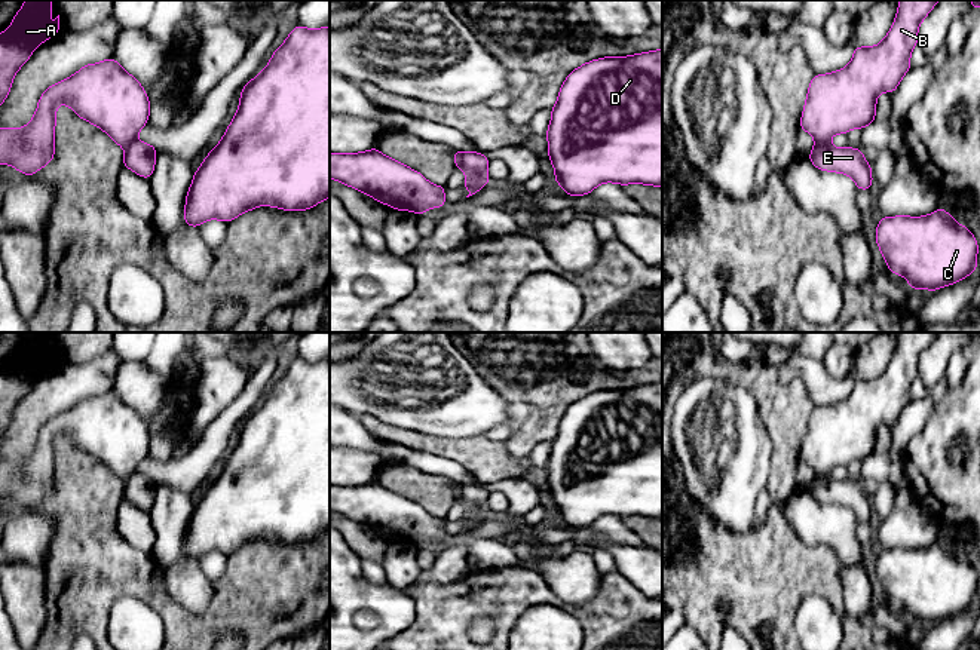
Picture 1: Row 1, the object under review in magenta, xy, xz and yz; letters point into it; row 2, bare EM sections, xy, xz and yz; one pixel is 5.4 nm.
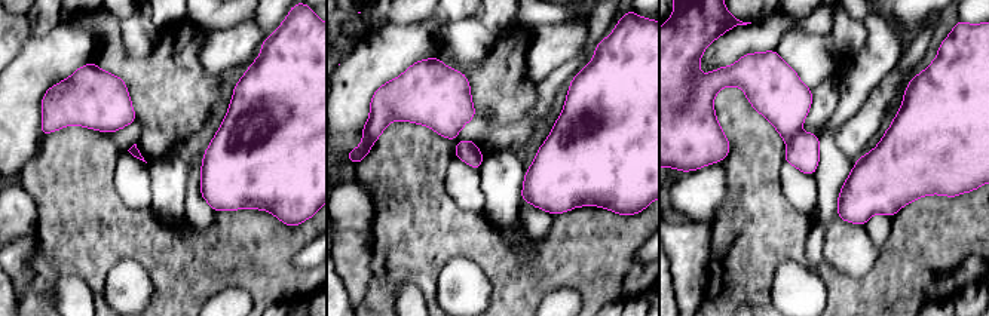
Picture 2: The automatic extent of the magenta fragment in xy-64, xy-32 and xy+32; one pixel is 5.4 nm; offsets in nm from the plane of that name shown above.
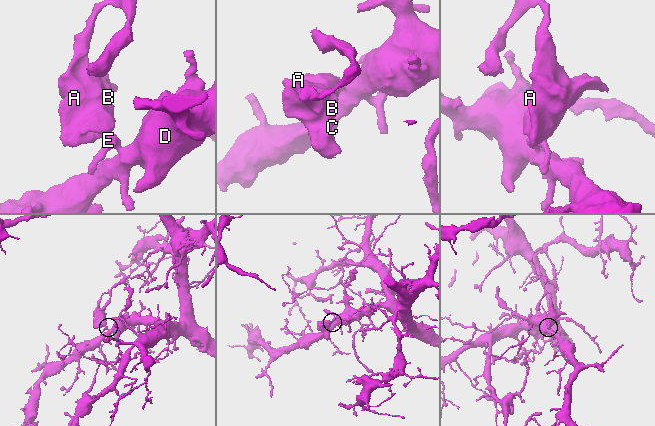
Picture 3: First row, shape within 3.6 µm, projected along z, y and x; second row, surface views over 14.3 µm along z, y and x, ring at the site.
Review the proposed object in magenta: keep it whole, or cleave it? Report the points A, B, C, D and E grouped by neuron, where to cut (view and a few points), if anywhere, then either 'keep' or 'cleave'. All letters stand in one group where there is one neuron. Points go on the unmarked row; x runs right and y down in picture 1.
groups A B / C D E; cut yz (829, 474), (815, 477); cleave

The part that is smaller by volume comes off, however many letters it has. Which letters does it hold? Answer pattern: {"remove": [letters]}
{"remove": ["A", "B"]}

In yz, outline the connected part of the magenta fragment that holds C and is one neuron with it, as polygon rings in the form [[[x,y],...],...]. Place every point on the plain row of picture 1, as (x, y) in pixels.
[[[943,540],[924,549],[883,549],[876,576],[889,604],[906,610],[913,622],[932,625],[977,601],[977,571]]]

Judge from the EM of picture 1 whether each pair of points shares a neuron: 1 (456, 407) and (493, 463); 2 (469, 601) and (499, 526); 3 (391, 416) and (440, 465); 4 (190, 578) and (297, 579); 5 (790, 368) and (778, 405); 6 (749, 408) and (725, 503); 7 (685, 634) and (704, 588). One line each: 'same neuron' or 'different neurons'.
1: different neurons
2: different neurons
3: different neurons
4: different neurons
5: different neurons
6: same neuron
7: different neurons

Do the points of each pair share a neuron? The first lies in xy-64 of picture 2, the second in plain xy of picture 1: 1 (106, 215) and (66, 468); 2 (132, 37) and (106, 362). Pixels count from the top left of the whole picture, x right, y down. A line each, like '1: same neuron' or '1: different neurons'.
1: same neuron
2: different neurons

